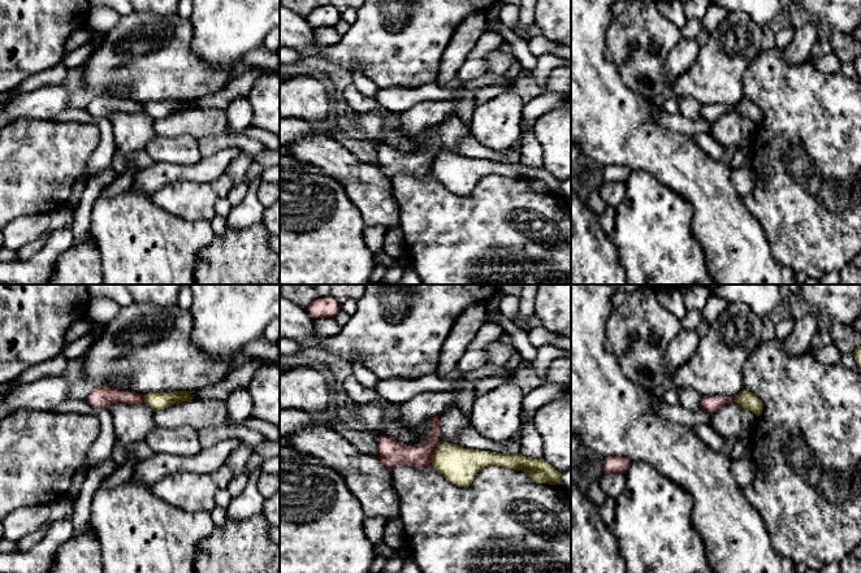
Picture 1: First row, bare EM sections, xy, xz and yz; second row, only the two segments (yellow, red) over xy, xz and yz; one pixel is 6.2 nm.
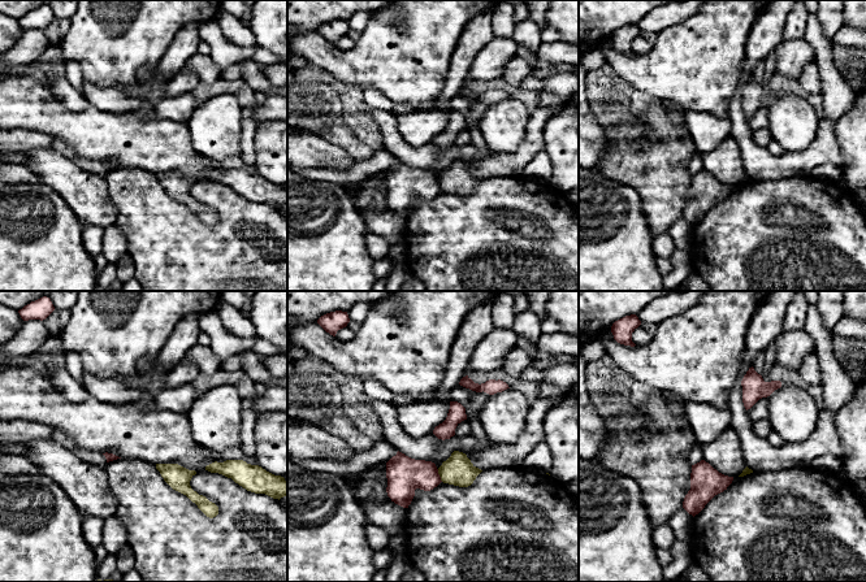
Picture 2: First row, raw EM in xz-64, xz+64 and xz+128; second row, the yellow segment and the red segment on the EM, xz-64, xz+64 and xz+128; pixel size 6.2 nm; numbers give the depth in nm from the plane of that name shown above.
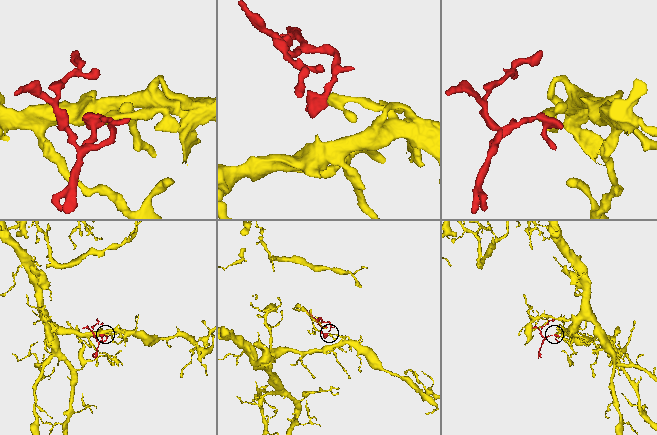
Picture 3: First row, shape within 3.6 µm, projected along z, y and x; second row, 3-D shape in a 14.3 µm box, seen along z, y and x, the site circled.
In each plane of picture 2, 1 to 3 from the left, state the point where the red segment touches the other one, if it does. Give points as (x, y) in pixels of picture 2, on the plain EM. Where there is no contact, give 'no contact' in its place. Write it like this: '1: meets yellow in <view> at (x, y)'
1: no contact
2: meets yellow in xz+64 at (440, 185)
3: no contact

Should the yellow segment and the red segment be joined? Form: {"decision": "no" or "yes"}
{"decision": "no"}

